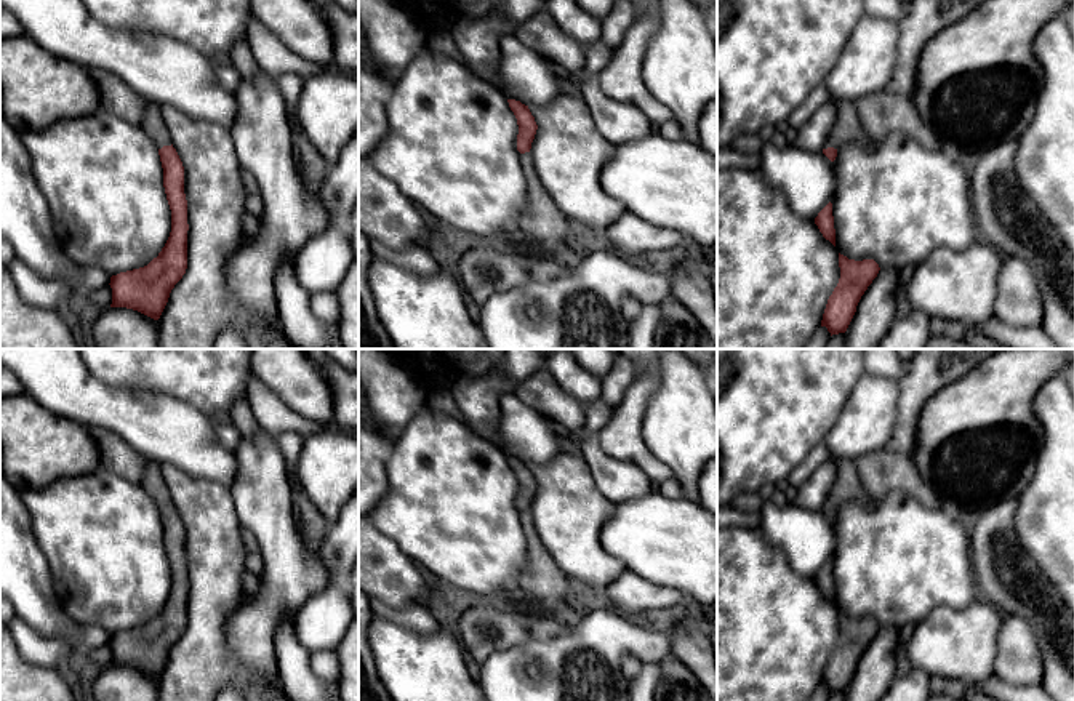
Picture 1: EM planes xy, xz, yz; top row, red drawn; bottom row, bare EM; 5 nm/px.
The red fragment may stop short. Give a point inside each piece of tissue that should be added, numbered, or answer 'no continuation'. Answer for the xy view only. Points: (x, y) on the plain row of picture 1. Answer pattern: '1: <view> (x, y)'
1: xy (152, 482)

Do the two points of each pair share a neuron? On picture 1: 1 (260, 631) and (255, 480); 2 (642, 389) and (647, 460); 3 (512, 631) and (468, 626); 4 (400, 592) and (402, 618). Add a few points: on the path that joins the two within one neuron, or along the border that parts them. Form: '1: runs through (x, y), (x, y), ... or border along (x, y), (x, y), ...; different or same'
1: runs through (276, 594), (276, 528), (271, 517); same
2: runs through (633, 407), (633, 442); same
3: runs through (501, 629), (479, 629); same
4: border along (375, 597), (392, 605), (418, 602); different

